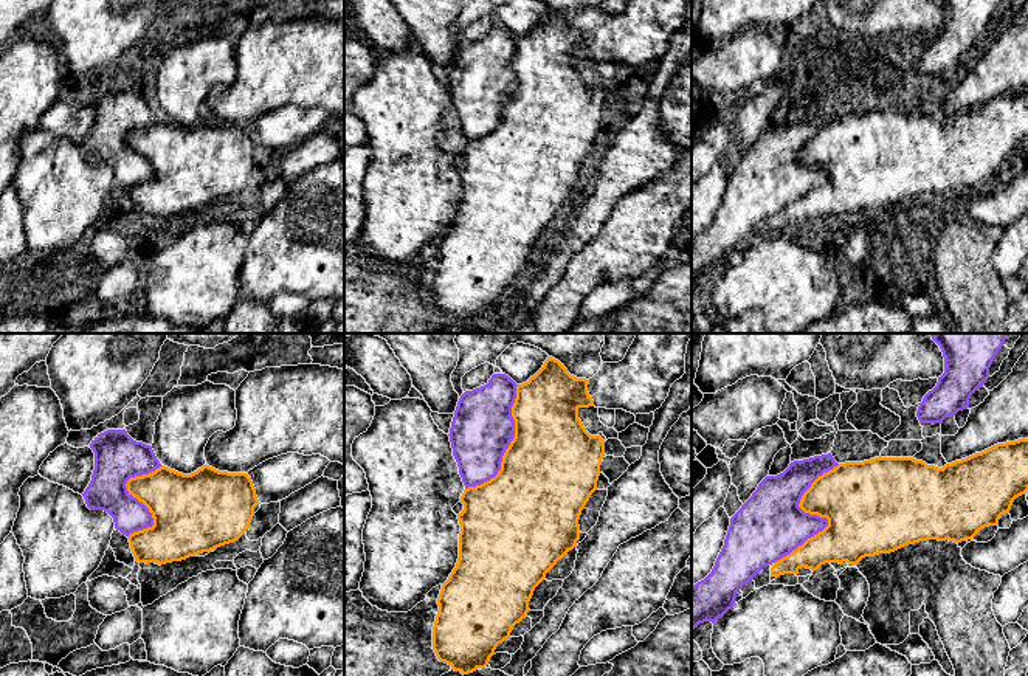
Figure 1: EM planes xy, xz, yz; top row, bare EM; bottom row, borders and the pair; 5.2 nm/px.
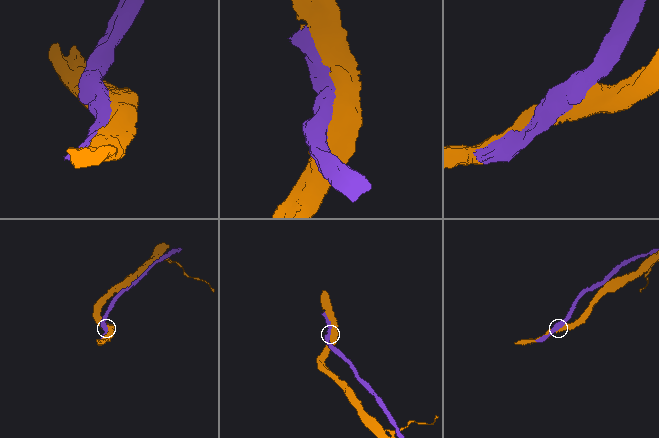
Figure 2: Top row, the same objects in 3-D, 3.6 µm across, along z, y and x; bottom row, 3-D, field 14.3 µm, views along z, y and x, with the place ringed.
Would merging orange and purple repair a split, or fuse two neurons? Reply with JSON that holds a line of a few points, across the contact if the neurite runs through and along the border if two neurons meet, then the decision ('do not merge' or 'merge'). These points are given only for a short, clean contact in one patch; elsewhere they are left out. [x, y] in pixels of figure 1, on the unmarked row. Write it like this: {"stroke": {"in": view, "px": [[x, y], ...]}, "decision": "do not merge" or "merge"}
{"decision": "merge"}

